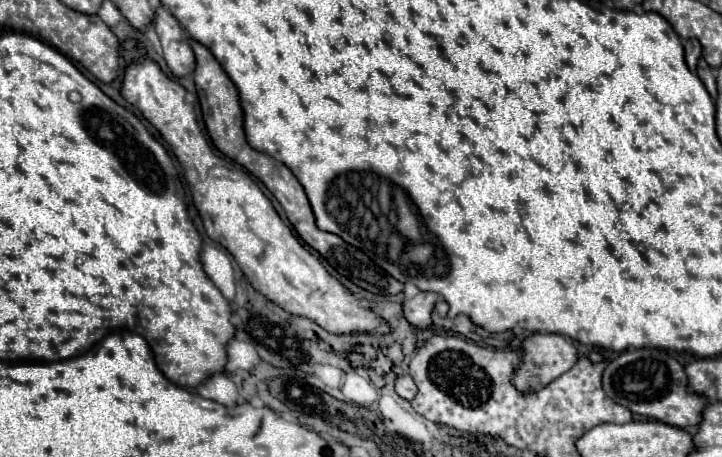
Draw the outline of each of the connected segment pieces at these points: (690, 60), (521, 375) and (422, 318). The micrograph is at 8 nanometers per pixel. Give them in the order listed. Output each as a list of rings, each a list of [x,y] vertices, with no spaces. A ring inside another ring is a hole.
[[[690,38],[690,40],[684,40],[684,50],[686,50],[686,64],[692,72],[696,72],[696,64],[698,64],[698,58],[702,56],[702,46],[696,38]]]
[[[532,334],[522,340],[522,352],[520,352],[520,364],[514,368],[512,374],[512,386],[522,392],[524,396],[540,392],[548,384],[552,384],[558,376],[568,372],[578,360],[578,352],[574,344],[560,336],[560,334]]]
[[[418,292],[412,300],[404,300],[402,310],[406,320],[414,326],[414,328],[430,328],[432,320],[430,320],[430,312],[434,308],[436,302],[436,294],[434,292]]]

